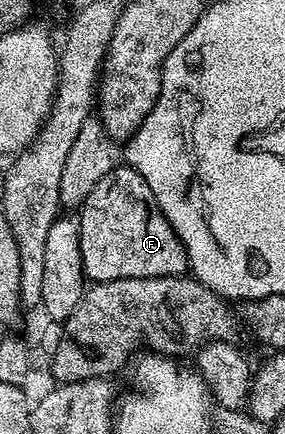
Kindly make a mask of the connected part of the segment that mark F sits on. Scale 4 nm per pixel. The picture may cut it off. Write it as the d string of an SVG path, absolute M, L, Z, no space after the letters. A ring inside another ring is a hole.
M117 164L87 195L79 207L81 231L79 248L83 252L85 277L90 283L124 278L162 278L163 276L182 277L189 270L189 257L175 228L167 220L151 192L151 184L130 166Z

